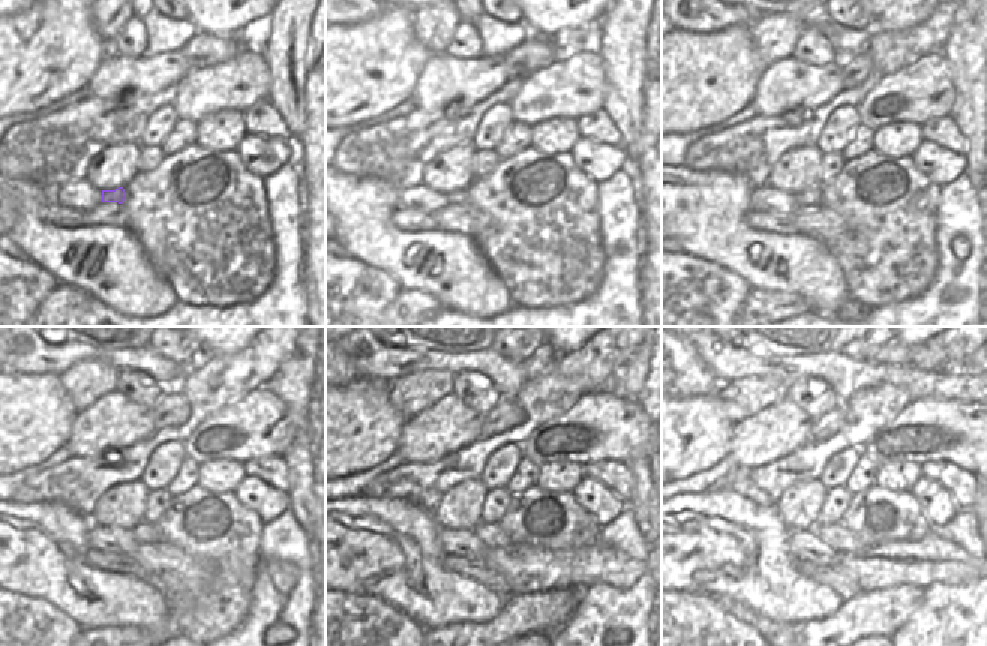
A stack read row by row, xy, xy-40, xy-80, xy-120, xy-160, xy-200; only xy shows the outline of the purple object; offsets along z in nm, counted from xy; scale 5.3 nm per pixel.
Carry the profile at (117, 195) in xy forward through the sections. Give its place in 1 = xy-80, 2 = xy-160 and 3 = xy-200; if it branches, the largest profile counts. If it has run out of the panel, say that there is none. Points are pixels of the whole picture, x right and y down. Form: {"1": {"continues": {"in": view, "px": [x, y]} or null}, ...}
{"1": {"continues": {"in": "xy-80", "px": [813, 197]}}, "2": {"continues": {"in": "xy-160", "px": [491, 534]}}, "3": {"continues": {"in": "xy-200", "px": [843, 540]}}}

